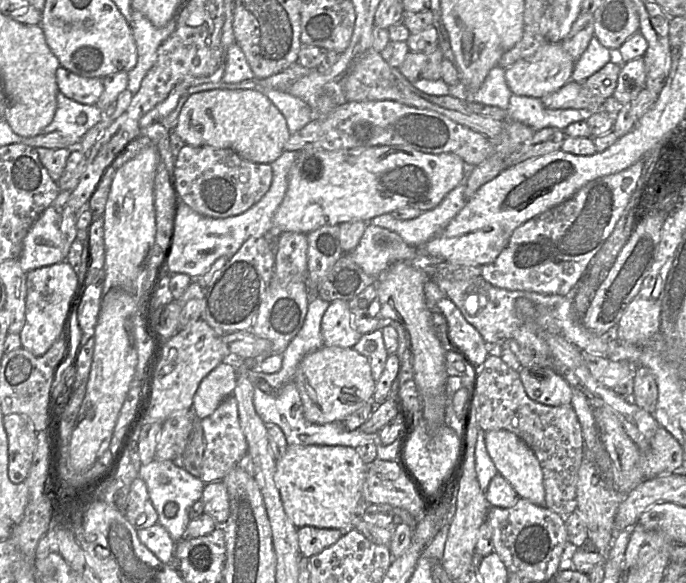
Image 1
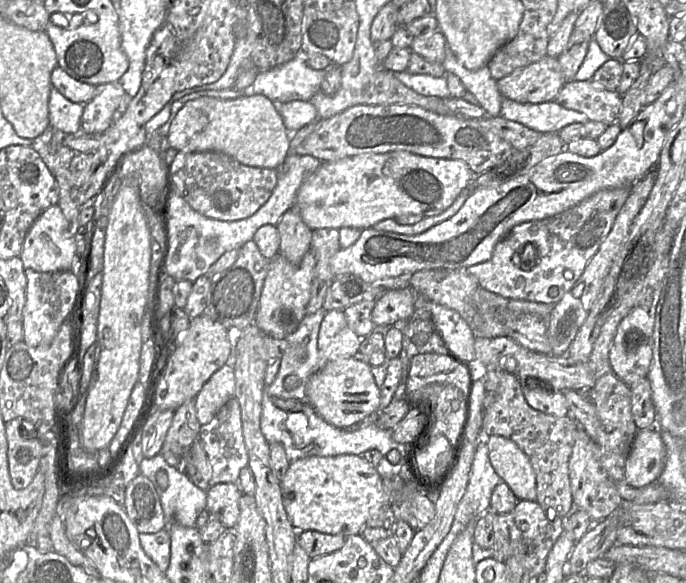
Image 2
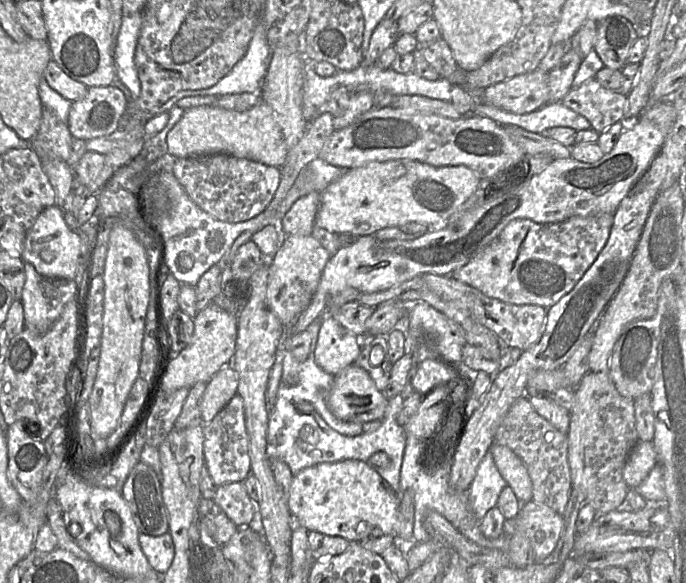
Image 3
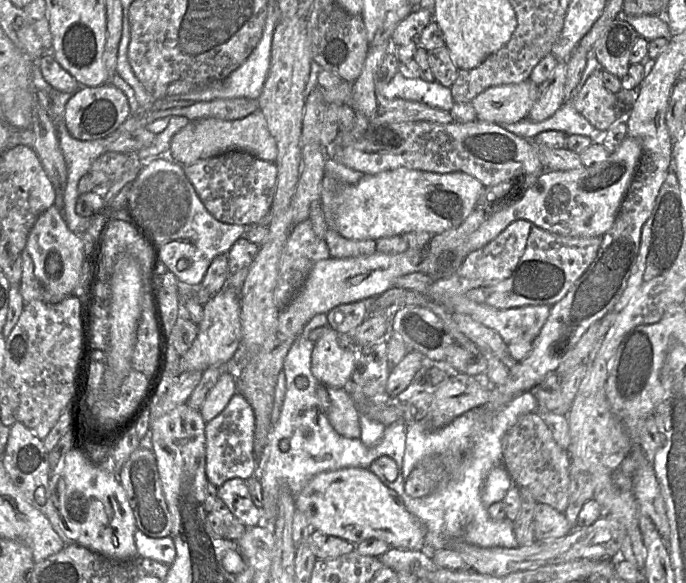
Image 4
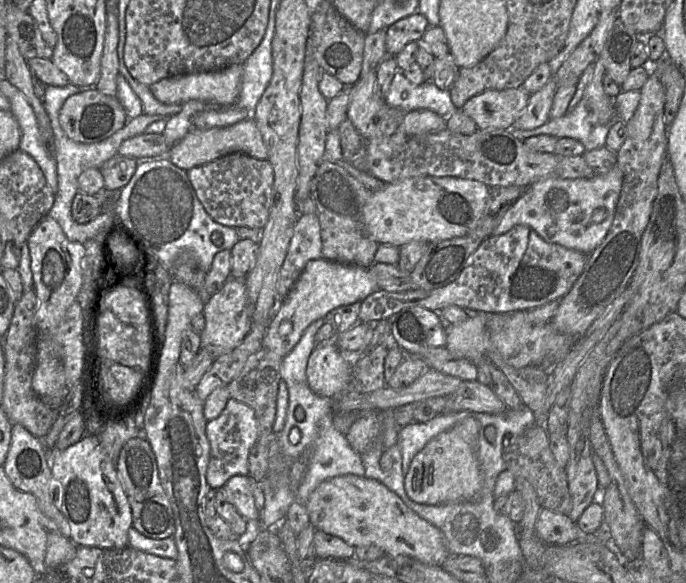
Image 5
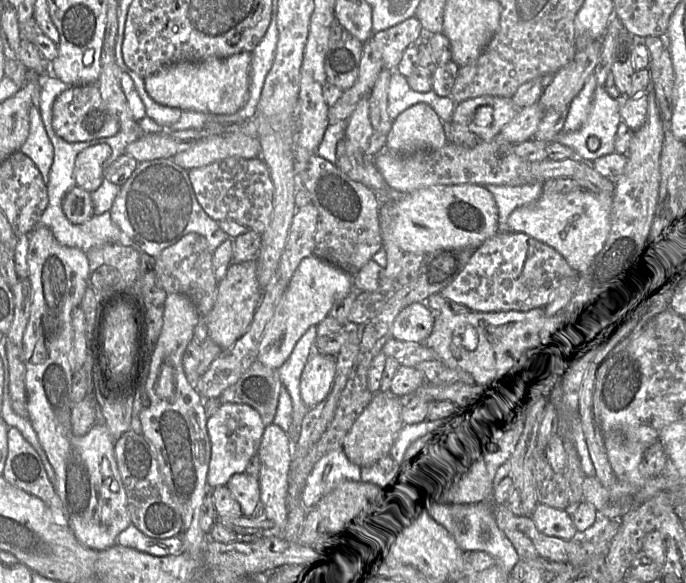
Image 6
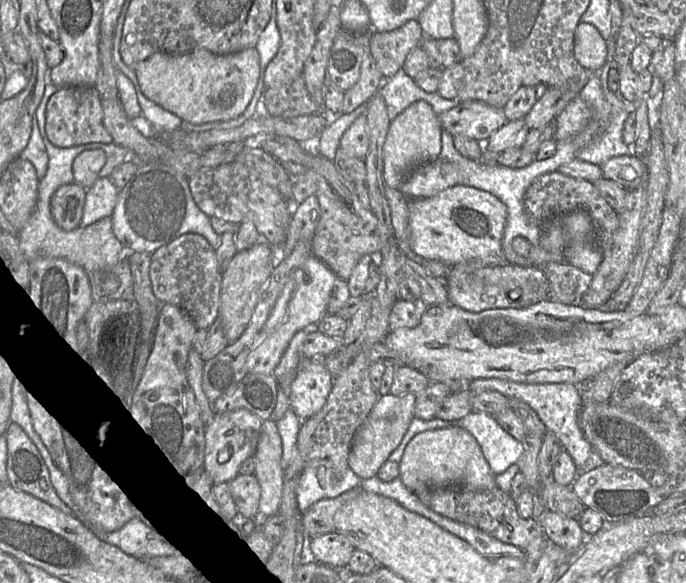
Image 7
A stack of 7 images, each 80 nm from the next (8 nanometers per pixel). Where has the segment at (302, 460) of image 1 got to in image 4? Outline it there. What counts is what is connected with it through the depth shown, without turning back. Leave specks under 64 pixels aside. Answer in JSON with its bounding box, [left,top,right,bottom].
[296,467,426,550]

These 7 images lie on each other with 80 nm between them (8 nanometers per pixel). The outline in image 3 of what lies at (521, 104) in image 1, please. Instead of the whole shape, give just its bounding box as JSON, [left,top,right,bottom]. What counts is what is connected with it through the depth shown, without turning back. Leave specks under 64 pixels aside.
[473,102,592,134]

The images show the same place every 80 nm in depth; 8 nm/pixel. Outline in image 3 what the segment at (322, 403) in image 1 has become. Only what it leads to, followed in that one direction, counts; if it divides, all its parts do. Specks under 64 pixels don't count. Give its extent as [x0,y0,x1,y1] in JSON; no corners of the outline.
[327,363,389,422]

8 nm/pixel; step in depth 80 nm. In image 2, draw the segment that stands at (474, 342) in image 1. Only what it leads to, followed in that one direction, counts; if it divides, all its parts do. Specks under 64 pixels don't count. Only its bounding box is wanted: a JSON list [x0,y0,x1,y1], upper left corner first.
[429,301,476,365]

